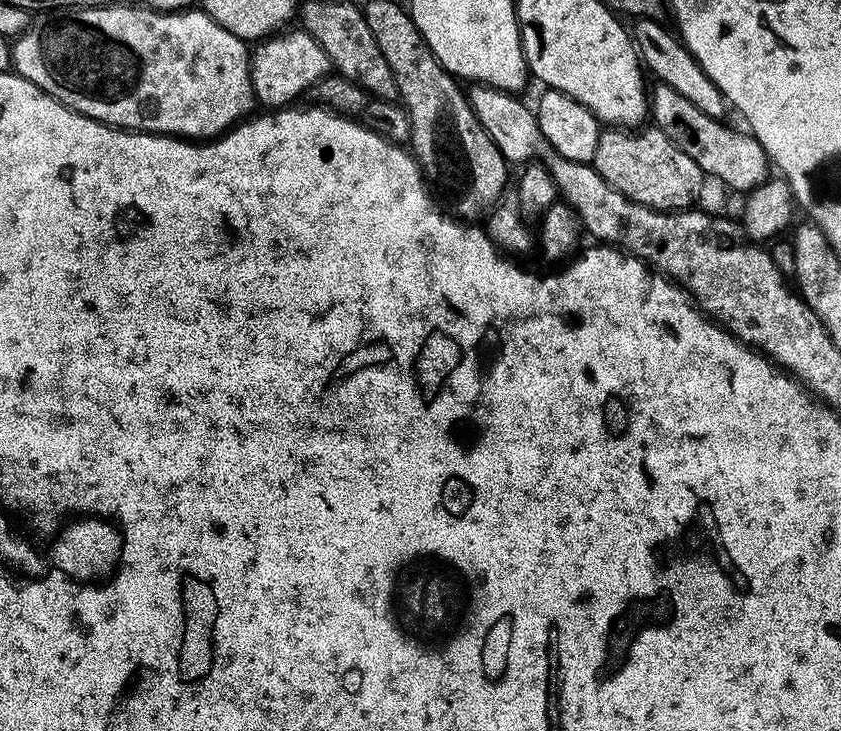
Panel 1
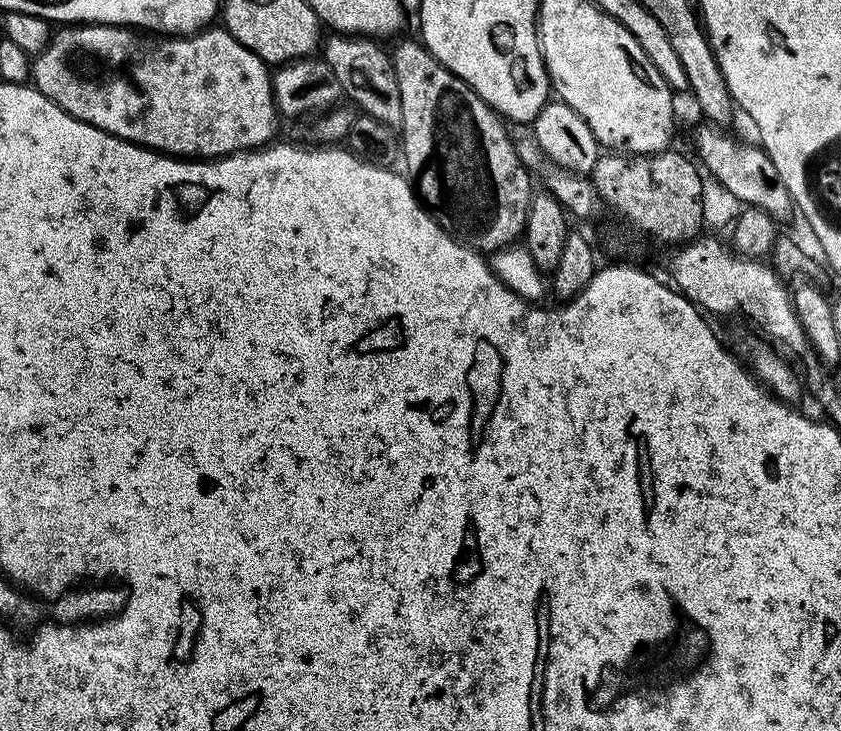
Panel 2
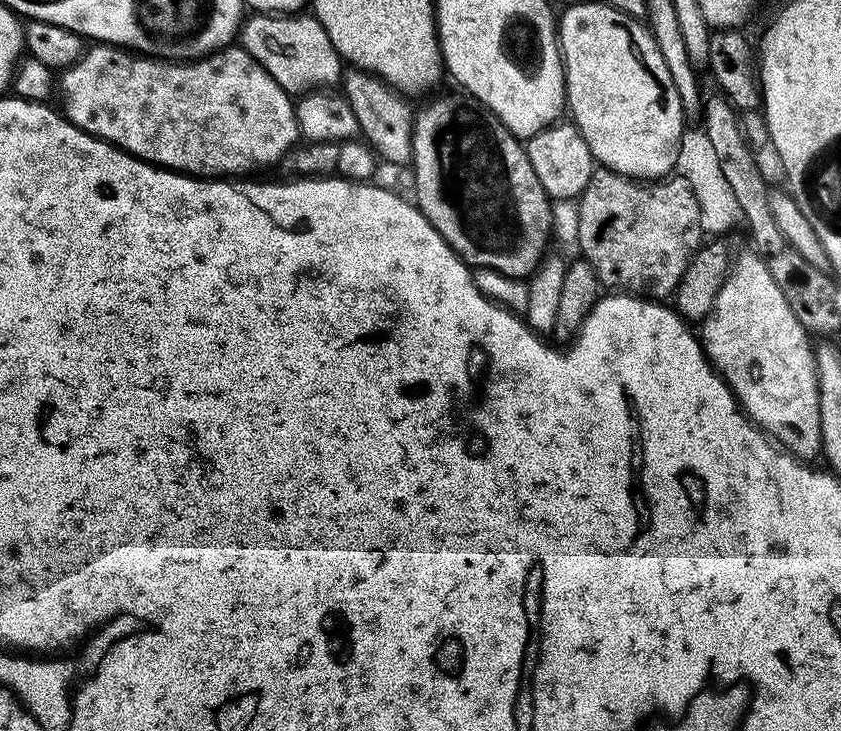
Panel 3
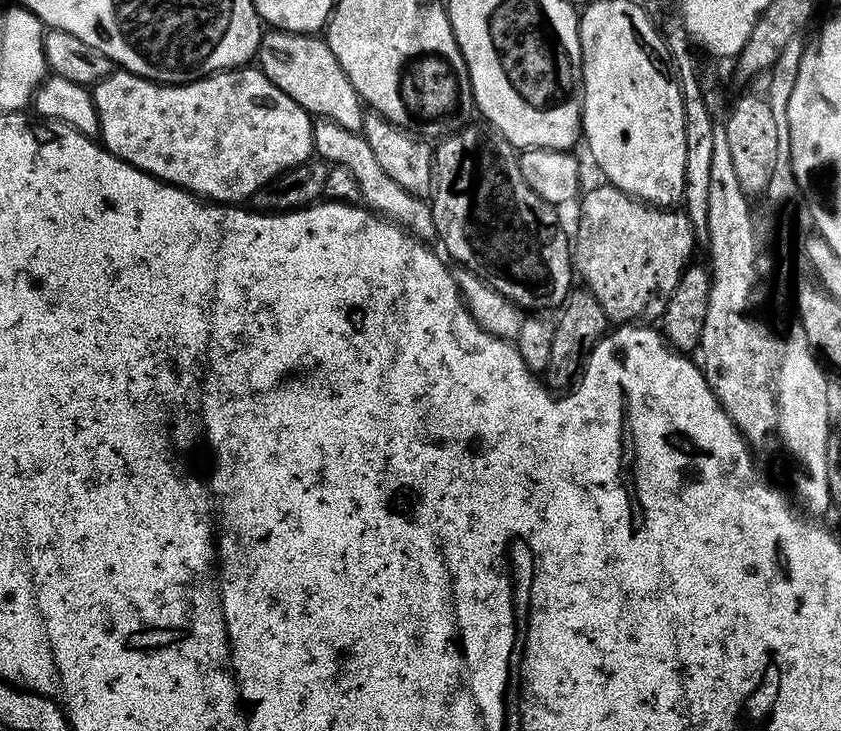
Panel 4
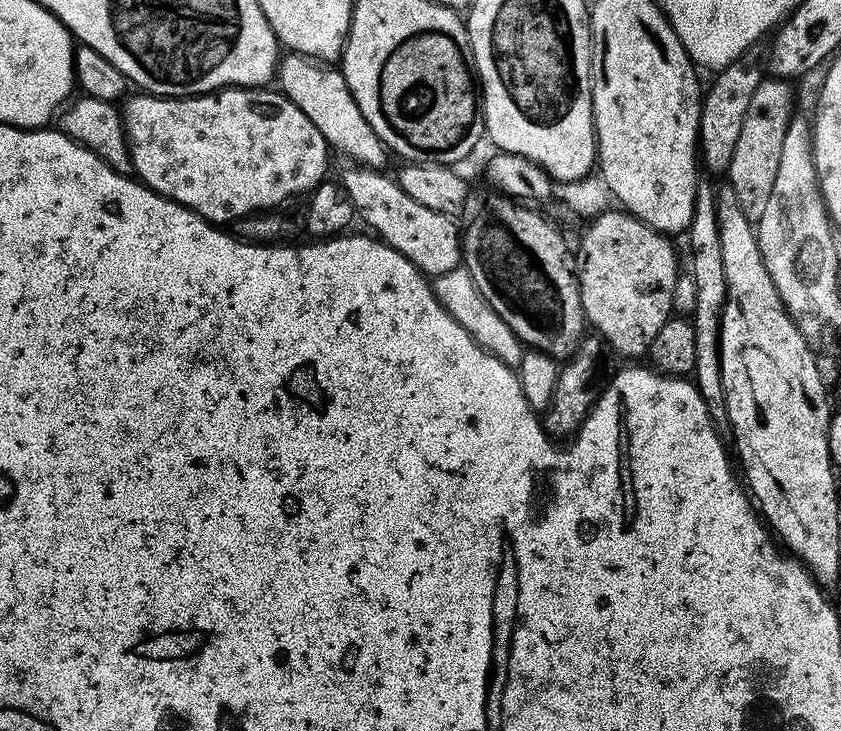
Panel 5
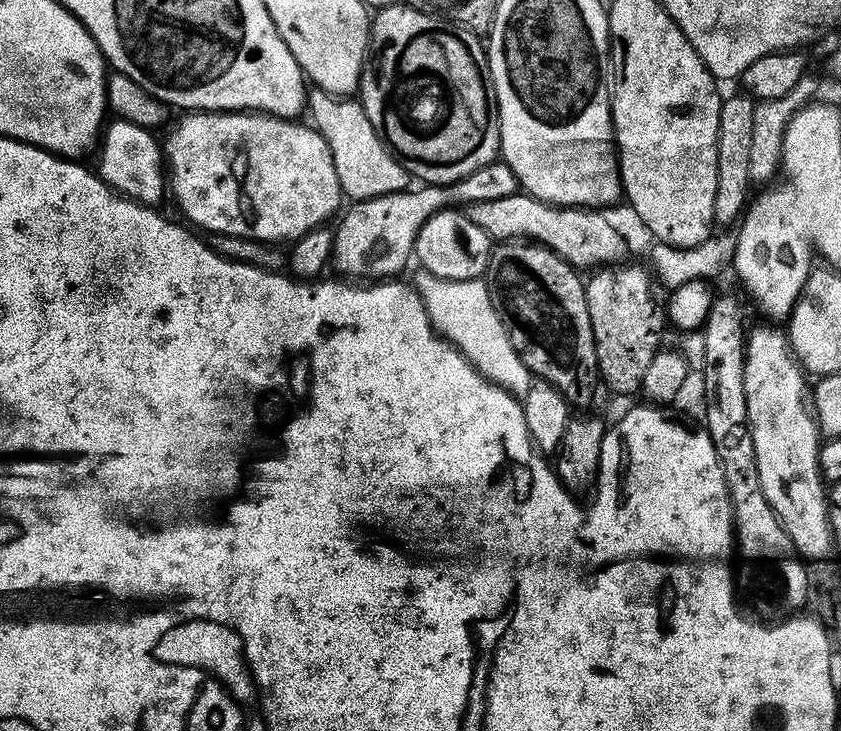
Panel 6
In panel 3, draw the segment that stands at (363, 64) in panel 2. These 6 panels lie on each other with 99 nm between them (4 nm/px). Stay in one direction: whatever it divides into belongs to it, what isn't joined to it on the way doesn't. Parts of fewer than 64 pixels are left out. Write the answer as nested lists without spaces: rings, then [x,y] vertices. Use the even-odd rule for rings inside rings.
[[[348,70],[342,76],[342,95],[350,102],[354,118],[358,118],[360,136],[374,149],[377,157],[388,164],[411,165],[412,122],[414,108],[401,93],[371,72]]]

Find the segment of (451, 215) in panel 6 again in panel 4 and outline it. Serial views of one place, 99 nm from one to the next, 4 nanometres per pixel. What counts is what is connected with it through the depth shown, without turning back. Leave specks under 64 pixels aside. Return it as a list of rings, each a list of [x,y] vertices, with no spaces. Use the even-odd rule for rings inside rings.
[[[320,118],[312,126],[312,147],[319,159],[329,165],[350,170],[350,174],[358,178],[361,201],[376,215],[400,225],[405,232],[410,232],[425,242],[436,236],[436,227],[432,225],[431,203],[423,196],[415,196],[402,190],[402,186],[398,186],[398,182],[394,182],[394,178],[390,178],[390,174],[386,174],[386,170],[378,166],[378,161],[370,150],[370,142],[366,142],[363,134],[346,130],[346,126],[338,126],[338,122],[333,120]]]

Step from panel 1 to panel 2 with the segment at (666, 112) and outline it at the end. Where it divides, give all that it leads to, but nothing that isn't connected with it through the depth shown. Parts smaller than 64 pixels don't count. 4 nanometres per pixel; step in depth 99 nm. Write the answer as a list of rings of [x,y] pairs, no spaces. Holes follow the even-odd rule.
[[[700,126],[696,132],[696,152],[700,155],[699,163],[703,171],[709,172],[715,183],[721,184],[734,194],[741,205],[757,208],[774,218],[781,218],[794,208],[791,194],[786,190],[786,182],[778,174],[778,166],[764,152],[763,147],[755,143],[743,144],[732,136],[727,136],[725,129],[720,126]]]

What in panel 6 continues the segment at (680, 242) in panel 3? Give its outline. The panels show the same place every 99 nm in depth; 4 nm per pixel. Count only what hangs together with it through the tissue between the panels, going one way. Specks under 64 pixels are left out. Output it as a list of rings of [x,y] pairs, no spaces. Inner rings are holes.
[[[628,263],[595,269],[584,286],[590,326],[594,330],[598,376],[603,387],[605,384],[620,396],[641,391],[642,378],[646,378],[646,370],[654,354],[662,347],[660,339],[664,336],[664,324],[666,326],[665,313],[661,305],[660,308],[656,305],[656,296],[652,293],[654,280],[649,269]]]

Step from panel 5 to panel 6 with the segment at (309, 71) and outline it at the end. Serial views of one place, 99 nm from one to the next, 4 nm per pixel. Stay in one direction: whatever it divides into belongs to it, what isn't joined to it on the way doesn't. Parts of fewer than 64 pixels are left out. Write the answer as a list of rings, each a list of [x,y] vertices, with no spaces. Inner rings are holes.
[[[312,90],[306,96],[306,112],[307,115],[312,115],[311,123],[316,131],[323,134],[330,146],[330,154],[334,158],[334,170],[338,174],[341,193],[349,201],[369,200],[391,192],[402,192],[409,187],[410,173],[394,159],[380,135],[374,130],[374,126],[370,126],[370,118],[366,118],[366,110],[360,105],[359,99],[341,98],[332,95],[331,92]]]

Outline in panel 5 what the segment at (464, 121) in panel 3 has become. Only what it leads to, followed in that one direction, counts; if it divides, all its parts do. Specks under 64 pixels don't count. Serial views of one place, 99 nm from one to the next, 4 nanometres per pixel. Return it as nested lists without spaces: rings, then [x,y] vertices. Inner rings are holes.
[[[503,194],[497,197],[497,200],[489,202],[484,220],[474,221],[468,233],[463,233],[463,267],[474,278],[482,298],[486,298],[486,302],[498,310],[498,318],[502,318],[502,322],[514,330],[521,345],[555,356],[557,361],[563,362],[576,353],[576,347],[586,335],[577,257],[573,249],[572,252],[568,249],[563,234],[542,213],[532,209],[535,207]]]

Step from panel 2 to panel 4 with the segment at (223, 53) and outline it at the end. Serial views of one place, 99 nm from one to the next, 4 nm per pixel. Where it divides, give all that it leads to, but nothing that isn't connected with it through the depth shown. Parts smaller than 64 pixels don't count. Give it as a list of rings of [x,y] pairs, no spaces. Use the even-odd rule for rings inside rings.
[[[256,66],[230,68],[226,72],[214,72],[211,76],[203,76],[200,80],[195,80],[189,84],[159,84],[153,80],[136,76],[132,72],[113,70],[107,76],[96,81],[91,89],[91,94],[100,119],[99,139],[109,152],[113,152],[119,160],[124,160],[127,164],[133,164],[138,170],[163,180],[165,184],[183,188],[184,191],[208,202],[235,205],[237,202],[247,201],[244,200],[247,196],[248,199],[255,197],[256,193],[265,188],[271,180],[275,180],[276,176],[294,166],[306,163],[314,156],[312,147],[313,117],[302,106],[298,106],[298,102],[294,102],[294,98],[290,98],[282,90],[278,90],[278,86],[274,86],[274,82],[270,82],[270,78],[266,78],[266,74]]]

